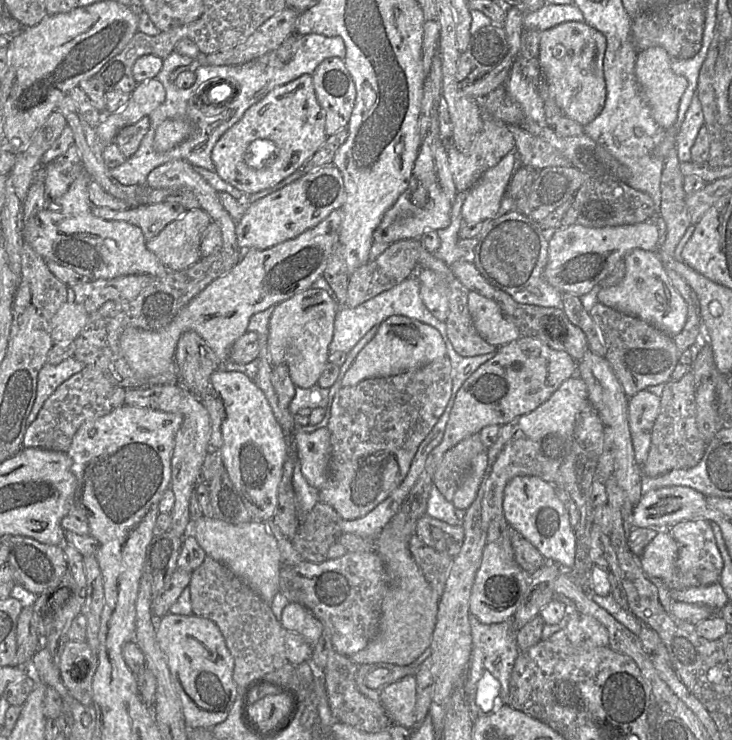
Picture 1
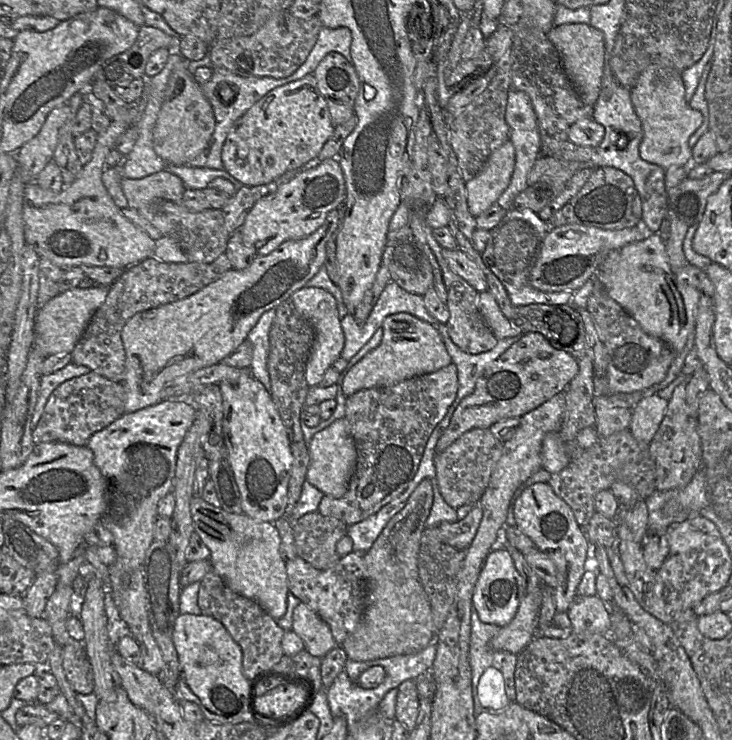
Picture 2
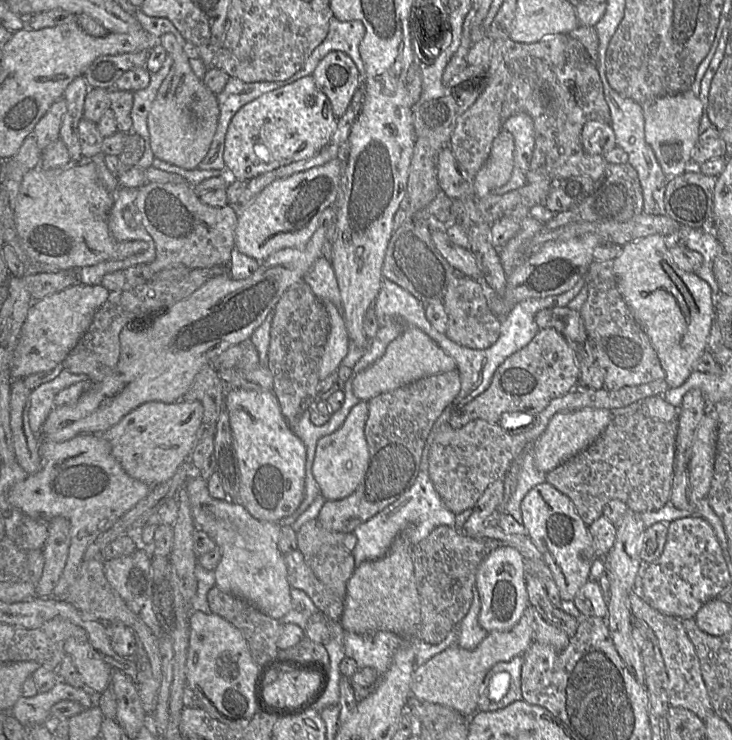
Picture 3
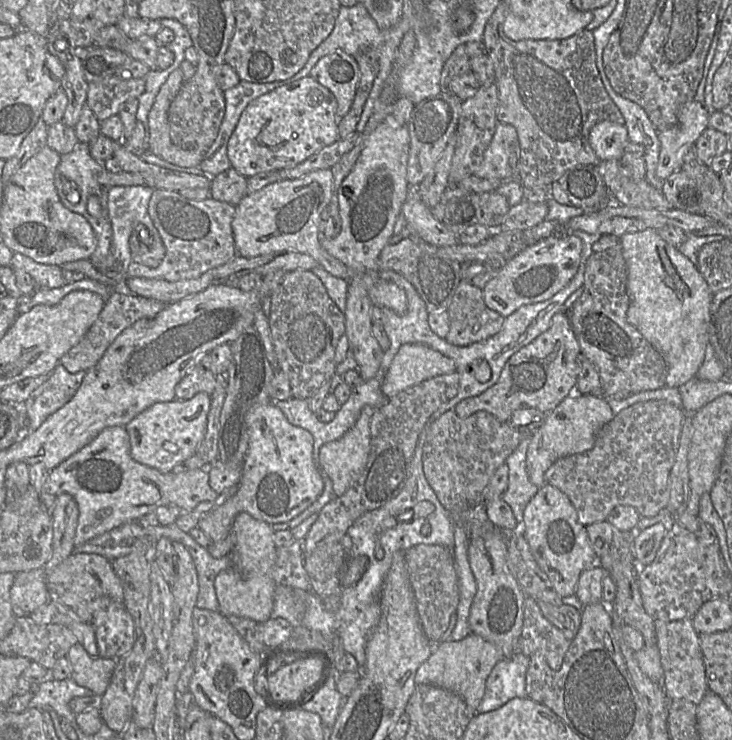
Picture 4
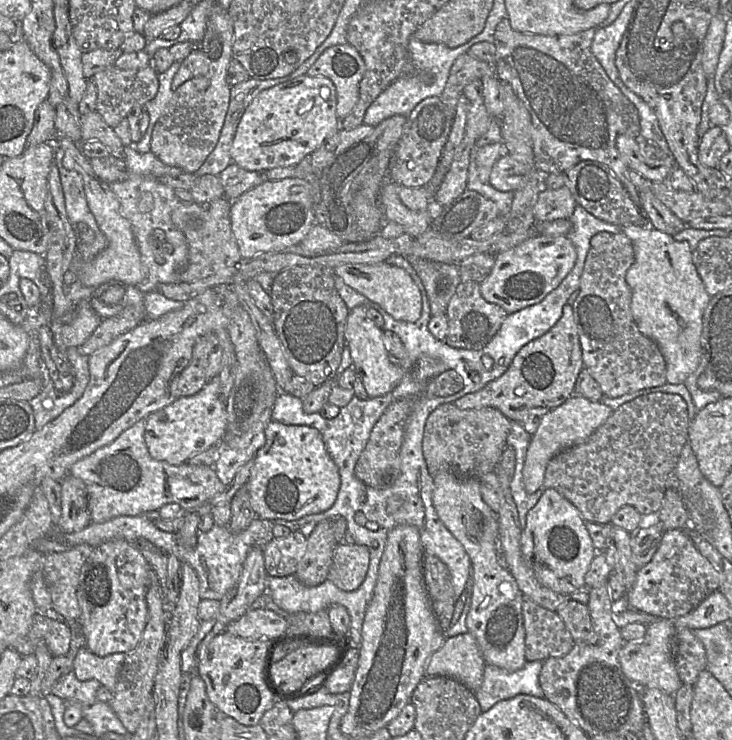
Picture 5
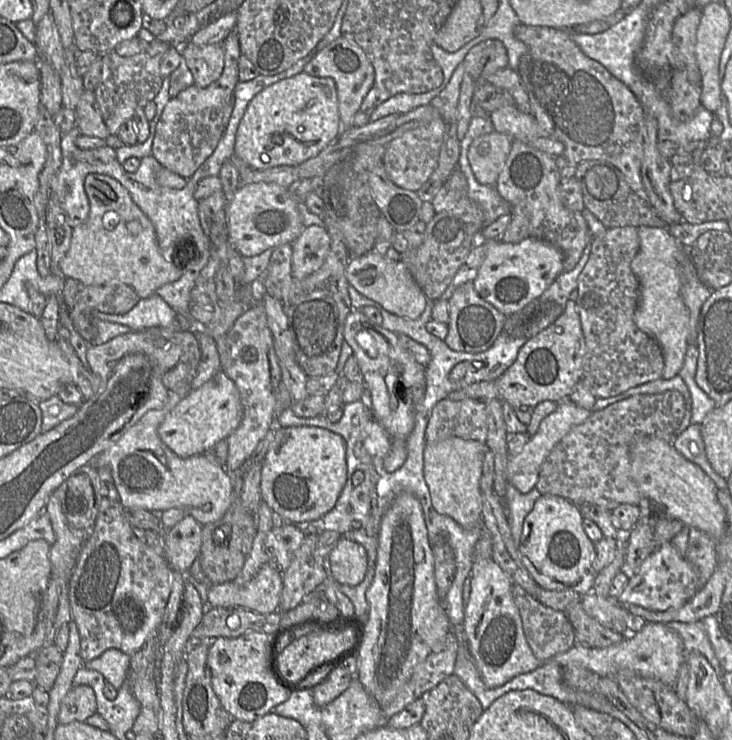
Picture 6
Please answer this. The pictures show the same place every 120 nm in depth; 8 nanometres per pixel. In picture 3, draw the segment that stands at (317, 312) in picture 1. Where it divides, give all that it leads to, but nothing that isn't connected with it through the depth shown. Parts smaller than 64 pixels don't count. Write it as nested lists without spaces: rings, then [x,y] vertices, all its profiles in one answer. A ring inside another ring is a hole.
[[[330,301],[321,302],[328,313],[330,323],[328,340],[318,369],[318,377],[323,380],[332,372],[338,370],[348,353],[349,337],[344,319],[338,313],[335,305]]]

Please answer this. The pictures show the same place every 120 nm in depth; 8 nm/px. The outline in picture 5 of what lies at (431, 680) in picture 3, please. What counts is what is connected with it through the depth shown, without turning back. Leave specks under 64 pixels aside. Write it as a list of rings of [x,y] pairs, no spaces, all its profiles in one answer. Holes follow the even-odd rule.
[[[467,632],[454,637],[447,637],[442,647],[432,654],[427,662],[425,677],[447,676],[452,677],[469,690],[475,692],[483,682],[483,673],[486,662],[482,656],[475,637]]]

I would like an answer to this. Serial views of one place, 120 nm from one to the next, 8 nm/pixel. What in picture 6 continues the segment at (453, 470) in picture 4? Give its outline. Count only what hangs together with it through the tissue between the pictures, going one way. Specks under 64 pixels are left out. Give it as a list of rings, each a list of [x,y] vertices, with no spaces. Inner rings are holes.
[[[445,398],[432,409],[425,431],[425,441],[436,443],[449,437],[459,437],[486,443],[487,435],[485,401],[473,398],[451,401]]]

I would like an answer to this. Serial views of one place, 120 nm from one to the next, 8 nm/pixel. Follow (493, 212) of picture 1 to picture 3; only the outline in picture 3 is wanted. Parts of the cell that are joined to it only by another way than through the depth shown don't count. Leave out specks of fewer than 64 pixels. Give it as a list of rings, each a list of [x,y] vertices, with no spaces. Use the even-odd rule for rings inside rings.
[[[501,130],[494,139],[490,155],[474,177],[474,196],[480,199],[505,185],[514,167],[514,138]]]

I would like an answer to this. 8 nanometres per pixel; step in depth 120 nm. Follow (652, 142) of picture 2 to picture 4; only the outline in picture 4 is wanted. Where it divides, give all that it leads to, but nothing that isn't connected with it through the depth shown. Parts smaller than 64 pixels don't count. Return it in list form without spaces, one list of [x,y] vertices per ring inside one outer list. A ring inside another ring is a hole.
[[[693,100],[680,108],[674,126],[658,131],[660,153],[657,178],[665,181],[671,174],[682,171],[685,154],[708,127],[708,122],[709,113],[705,105]]]

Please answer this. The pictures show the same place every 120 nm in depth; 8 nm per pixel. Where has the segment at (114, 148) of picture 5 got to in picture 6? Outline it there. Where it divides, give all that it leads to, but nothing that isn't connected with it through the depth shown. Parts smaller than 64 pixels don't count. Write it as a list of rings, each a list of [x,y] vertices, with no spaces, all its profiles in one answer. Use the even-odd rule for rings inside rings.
[[[84,89],[76,106],[76,124],[80,135],[106,139],[110,133],[103,122],[94,91]]]

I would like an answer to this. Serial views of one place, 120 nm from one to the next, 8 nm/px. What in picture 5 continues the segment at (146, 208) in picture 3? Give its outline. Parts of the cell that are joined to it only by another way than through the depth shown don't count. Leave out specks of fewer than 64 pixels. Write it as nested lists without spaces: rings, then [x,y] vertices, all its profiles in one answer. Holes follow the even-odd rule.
[[[221,197],[203,204],[178,202],[178,205],[172,211],[172,222],[184,233],[188,245],[187,265],[180,272],[180,282],[192,282],[203,277],[214,275],[221,270],[233,267],[242,259],[231,230],[230,205],[231,201]]]

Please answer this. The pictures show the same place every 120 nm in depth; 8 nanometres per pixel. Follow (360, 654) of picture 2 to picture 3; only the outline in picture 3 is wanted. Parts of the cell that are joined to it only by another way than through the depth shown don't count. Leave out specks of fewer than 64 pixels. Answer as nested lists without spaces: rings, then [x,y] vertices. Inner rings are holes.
[[[401,531],[380,559],[362,562],[347,582],[340,623],[344,631],[370,634],[389,631],[402,638],[418,637],[421,624],[420,598],[416,588],[412,543]]]

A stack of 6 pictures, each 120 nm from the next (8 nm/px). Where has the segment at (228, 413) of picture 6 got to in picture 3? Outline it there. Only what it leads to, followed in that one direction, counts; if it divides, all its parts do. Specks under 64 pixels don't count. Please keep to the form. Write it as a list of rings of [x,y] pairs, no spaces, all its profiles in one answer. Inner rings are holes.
[[[178,400],[174,403],[150,401],[141,404],[126,414],[117,424],[103,433],[111,445],[111,452],[124,471],[150,488],[170,479],[178,467],[185,461],[190,461],[190,455],[199,439],[203,418],[203,406],[199,401]]]

